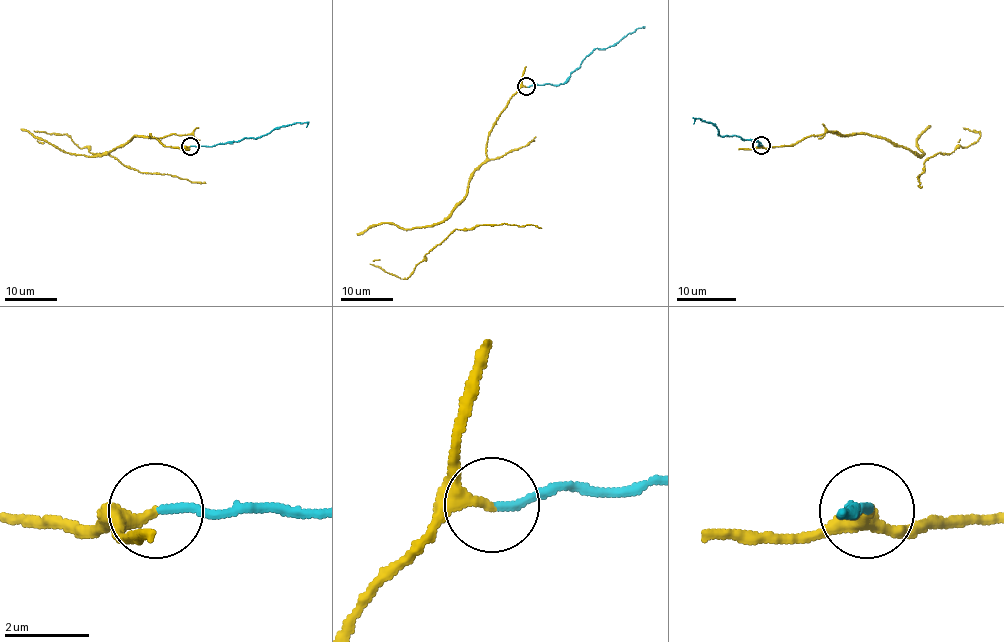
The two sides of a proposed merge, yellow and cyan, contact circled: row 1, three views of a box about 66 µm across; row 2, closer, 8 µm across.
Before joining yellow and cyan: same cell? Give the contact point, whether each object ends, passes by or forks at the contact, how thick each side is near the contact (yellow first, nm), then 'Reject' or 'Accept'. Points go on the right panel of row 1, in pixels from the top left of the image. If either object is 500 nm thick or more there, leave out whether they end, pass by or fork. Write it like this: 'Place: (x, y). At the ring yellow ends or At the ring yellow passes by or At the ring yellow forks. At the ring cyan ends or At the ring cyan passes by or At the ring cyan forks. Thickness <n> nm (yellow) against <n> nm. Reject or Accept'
Place: (761, 145). At the ring yellow ends. At the ring cyan ends. Thickness 300 nm (yellow) against 200 nm. Reject

